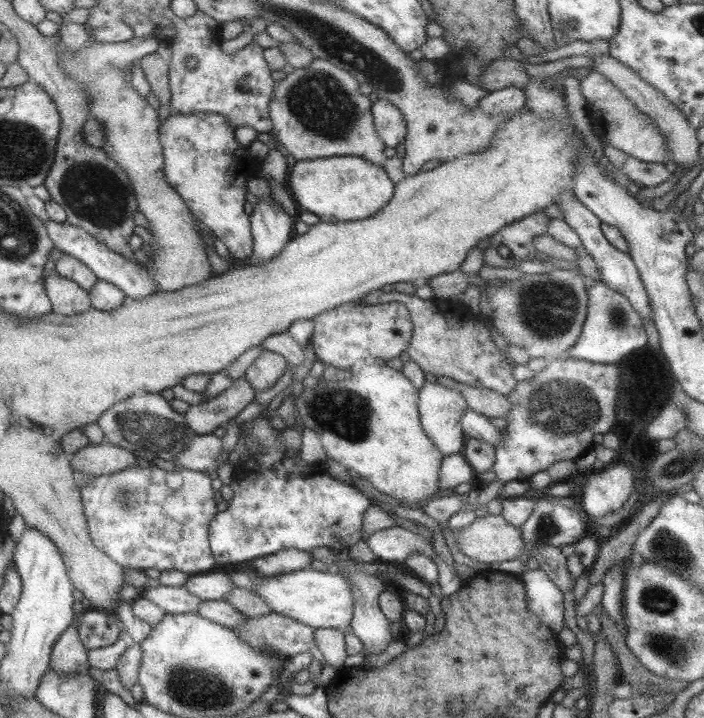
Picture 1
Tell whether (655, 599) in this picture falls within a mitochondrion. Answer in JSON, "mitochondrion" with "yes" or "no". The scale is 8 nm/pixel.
{"mitochondrion":"yes"}

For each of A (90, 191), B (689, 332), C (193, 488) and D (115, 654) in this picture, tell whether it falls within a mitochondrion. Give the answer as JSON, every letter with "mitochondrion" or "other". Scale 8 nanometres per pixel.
{"A":"mitochondrion","B":"other","C":"other","D":"other"}

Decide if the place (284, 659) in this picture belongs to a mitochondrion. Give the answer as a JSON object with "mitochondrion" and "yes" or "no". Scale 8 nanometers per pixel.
{"mitochondrion":"no"}

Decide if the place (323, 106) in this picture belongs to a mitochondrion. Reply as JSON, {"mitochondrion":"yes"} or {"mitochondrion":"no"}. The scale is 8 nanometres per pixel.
{"mitochondrion":"yes"}

